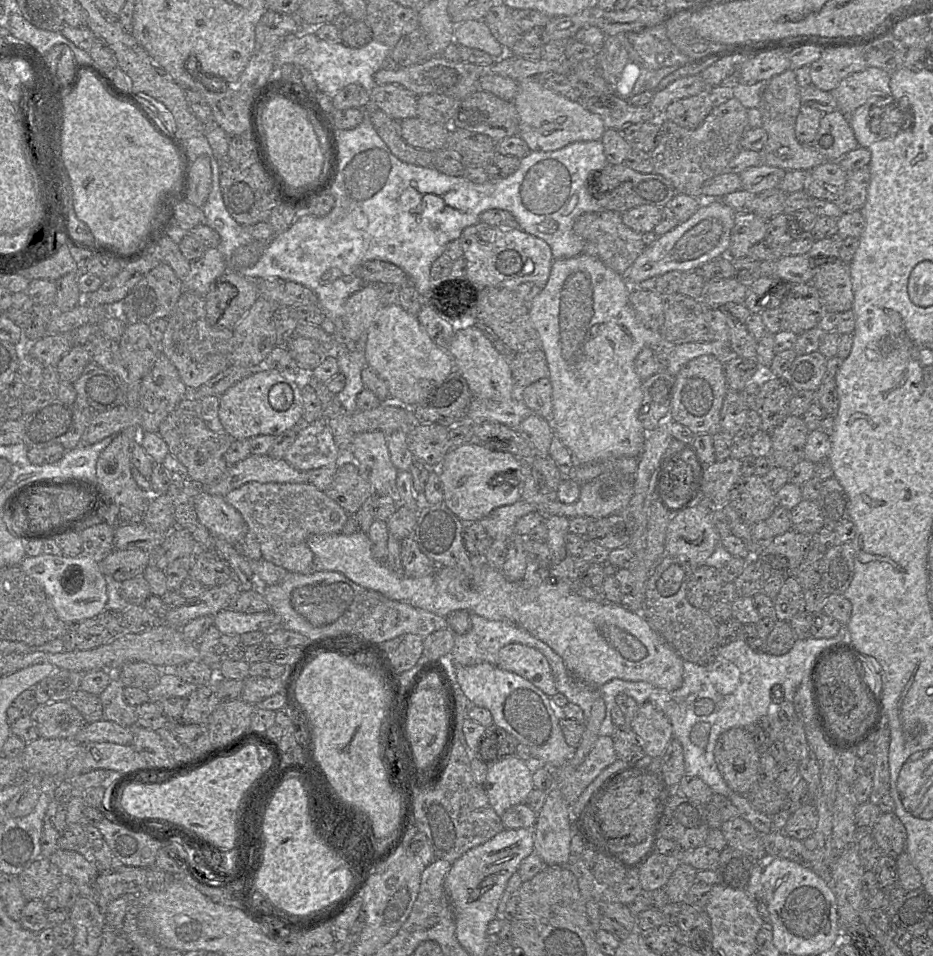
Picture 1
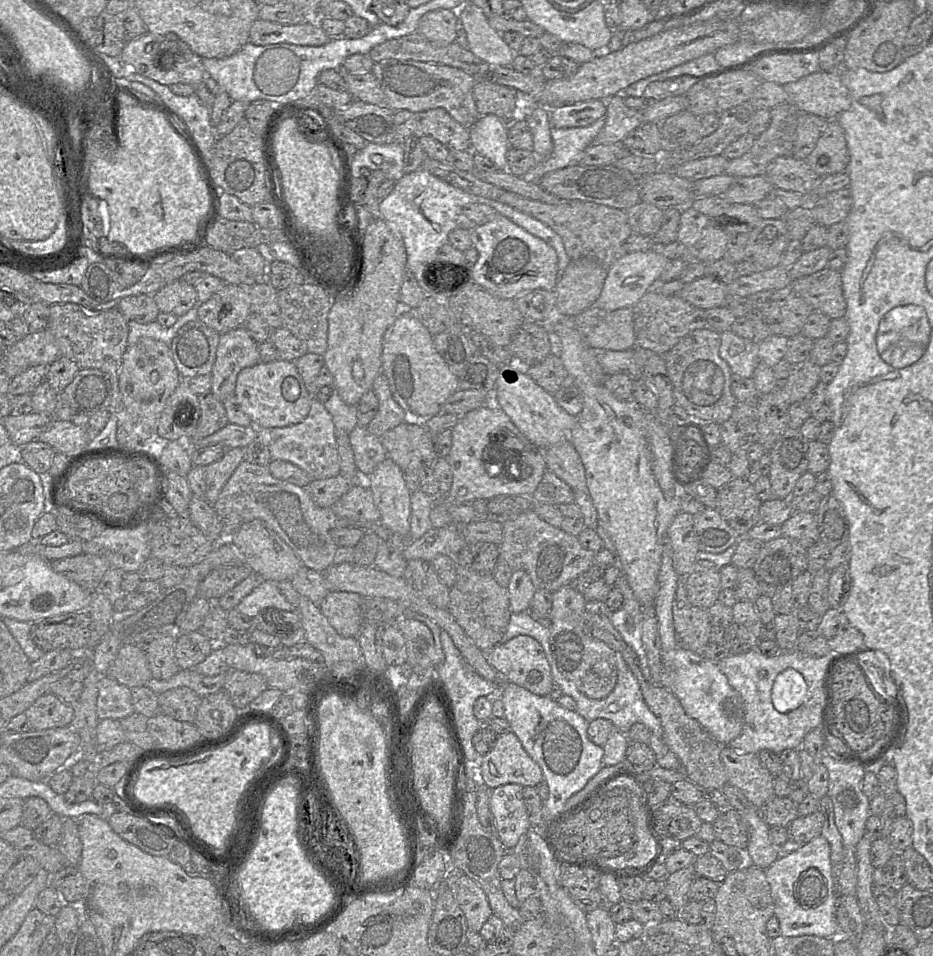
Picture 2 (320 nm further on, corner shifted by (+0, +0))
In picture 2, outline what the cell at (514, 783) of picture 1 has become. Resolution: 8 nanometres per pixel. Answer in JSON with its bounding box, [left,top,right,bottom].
[479,731,544,789]

